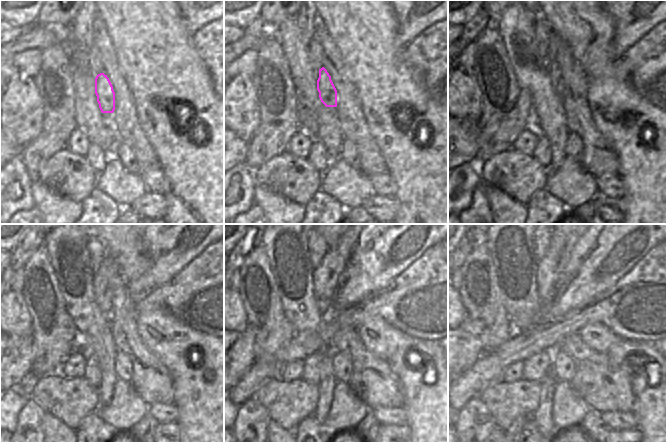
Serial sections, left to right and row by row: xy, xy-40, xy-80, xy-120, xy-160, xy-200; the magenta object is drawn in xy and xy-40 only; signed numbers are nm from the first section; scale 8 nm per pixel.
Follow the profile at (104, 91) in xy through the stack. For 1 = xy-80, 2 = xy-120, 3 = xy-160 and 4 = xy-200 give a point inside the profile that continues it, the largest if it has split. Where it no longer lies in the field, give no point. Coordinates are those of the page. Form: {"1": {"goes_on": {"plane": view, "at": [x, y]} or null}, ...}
{"1": {"goes_on": {"plane": "xy-80", "at": [552, 68]}}, "2": {"goes_on": {"plane": "xy-120", "at": [104, 278]}}, "3": {"goes_on": {"plane": "xy-160", "at": [326, 276]}}, "4": {"goes_on": {"plane": "xy-200", "at": [553, 262]}}}

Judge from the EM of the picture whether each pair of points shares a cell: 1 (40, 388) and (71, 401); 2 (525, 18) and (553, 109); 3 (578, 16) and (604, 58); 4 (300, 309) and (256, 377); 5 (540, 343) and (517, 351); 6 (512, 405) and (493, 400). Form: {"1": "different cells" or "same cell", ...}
{"1": "same cell", "2": "same cell", "3": "same cell", "4": "different cells", "5": "same cell", "6": "same cell"}

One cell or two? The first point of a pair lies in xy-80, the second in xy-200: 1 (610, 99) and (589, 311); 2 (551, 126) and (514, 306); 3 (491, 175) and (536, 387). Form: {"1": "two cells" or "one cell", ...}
{"1": "two cells", "2": "one cell", "3": "one cell"}

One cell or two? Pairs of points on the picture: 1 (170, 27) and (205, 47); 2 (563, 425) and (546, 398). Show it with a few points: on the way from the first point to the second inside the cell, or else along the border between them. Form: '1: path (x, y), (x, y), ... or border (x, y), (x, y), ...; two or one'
1: border (190, 35), (190, 43), (202, 60); two
2: border (555, 386), (552, 402), (553, 427); two

